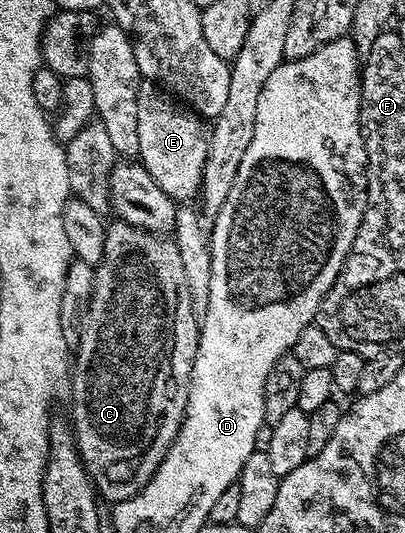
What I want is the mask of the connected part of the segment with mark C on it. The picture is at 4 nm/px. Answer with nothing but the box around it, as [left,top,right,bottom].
[69,219,200,505]

